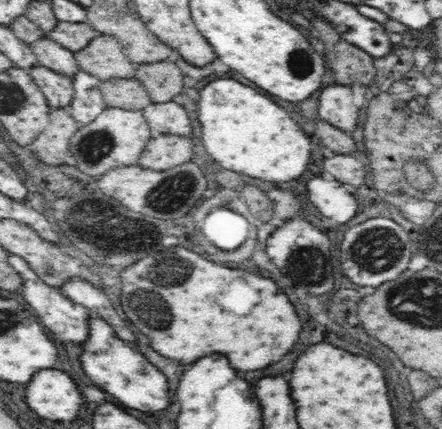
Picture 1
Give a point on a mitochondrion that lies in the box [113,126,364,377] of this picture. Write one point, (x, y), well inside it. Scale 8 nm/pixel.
(159, 313)

